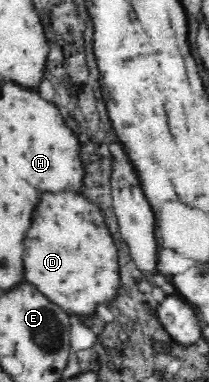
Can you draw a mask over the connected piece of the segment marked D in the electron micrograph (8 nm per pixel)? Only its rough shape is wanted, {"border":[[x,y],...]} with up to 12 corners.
{"border":[[45,193],[25,279],[91,317],[119,289],[118,249],[83,195]]}

